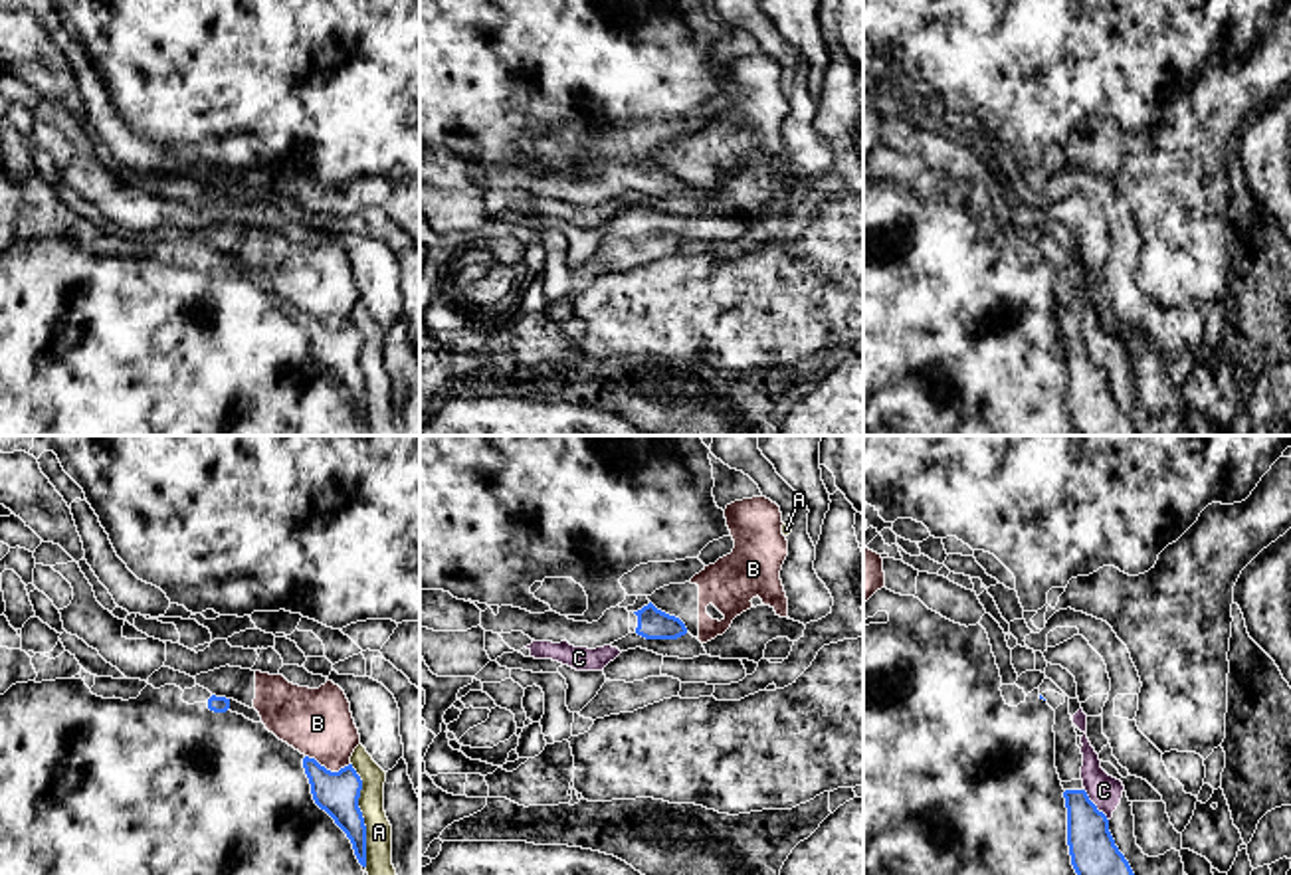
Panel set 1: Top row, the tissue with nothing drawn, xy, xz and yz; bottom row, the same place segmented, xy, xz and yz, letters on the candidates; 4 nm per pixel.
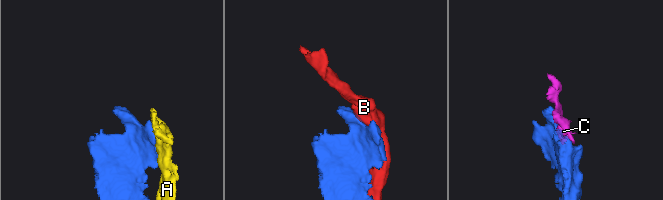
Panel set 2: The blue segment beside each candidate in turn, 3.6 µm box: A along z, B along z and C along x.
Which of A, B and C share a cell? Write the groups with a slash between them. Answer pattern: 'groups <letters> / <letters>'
groups A / B C

